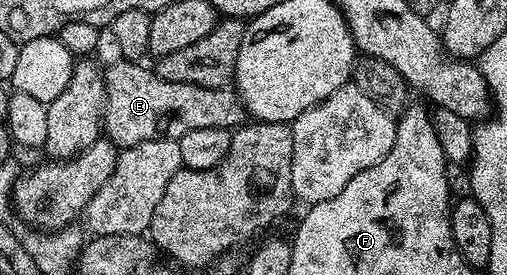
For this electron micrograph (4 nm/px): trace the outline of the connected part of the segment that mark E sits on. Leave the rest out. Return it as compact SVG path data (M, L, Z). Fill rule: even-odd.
M116 60L109 70L103 71L104 87L104 121L103 133L107 141L117 148L142 144L146 140L159 138L180 139L186 132L194 132L197 128L222 128L233 131L238 126L245 125L246 111L244 102L235 89L219 86L218 88L202 88L198 84L178 84L174 80L162 80L155 69L148 70L136 60Z

